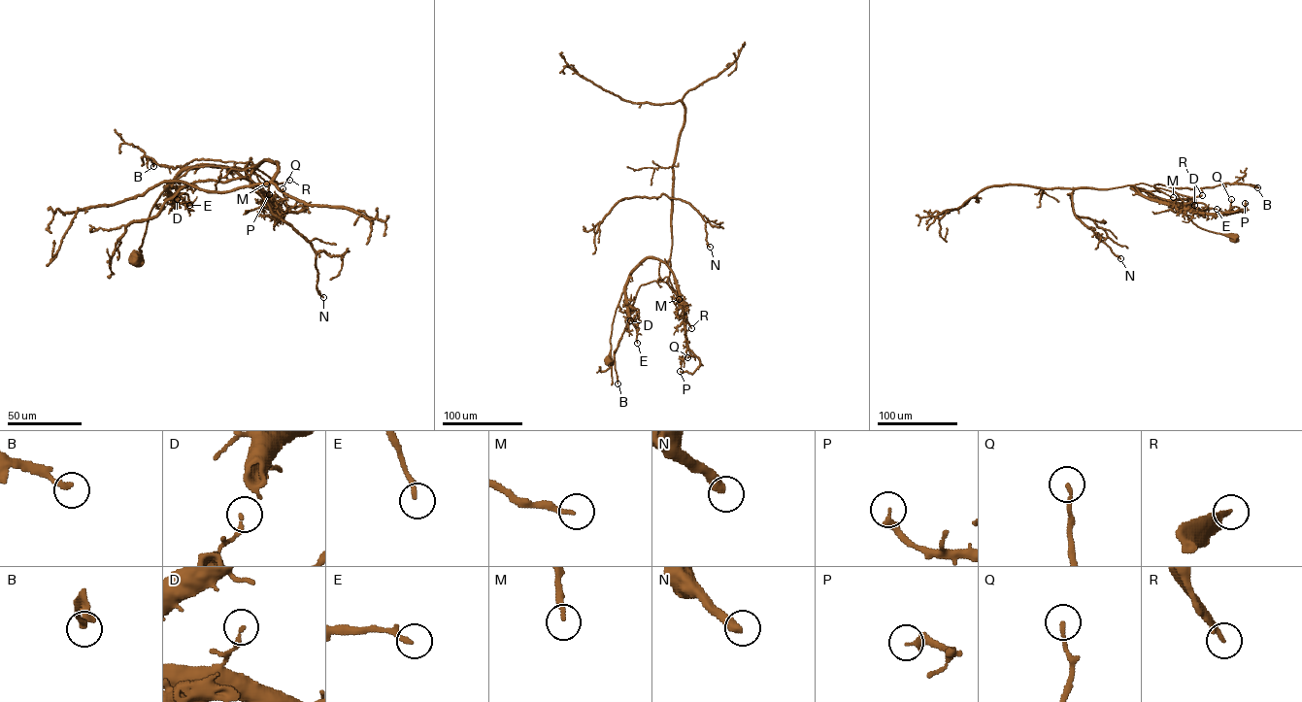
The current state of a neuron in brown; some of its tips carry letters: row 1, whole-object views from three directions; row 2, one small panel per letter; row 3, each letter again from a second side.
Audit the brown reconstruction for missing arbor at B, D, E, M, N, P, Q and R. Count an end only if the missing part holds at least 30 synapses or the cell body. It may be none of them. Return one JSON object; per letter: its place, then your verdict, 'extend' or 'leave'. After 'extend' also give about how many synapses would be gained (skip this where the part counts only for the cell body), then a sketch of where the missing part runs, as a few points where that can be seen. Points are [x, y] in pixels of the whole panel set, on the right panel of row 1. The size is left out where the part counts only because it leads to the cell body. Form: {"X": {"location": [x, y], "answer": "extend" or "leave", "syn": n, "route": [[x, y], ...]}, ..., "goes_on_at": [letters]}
{"B": {"location": [1257, 187], "answer": "leave"}, "D": {"location": [1194, 205], "answer": "leave"}, "E": {"location": [1217, 209], "answer": "leave"}, "M": {"location": [1173, 197], "answer": "leave"}, "N": {"location": [1120, 258], "answer": "leave"}, "P": {"location": [1245, 203], "answer": "leave"}, "Q": {"location": [1231, 199], "answer": "leave"}, "R": {"location": [1202, 195], "answer": "extend", "syn": 250}, "goes_on_at": ["R"]}

